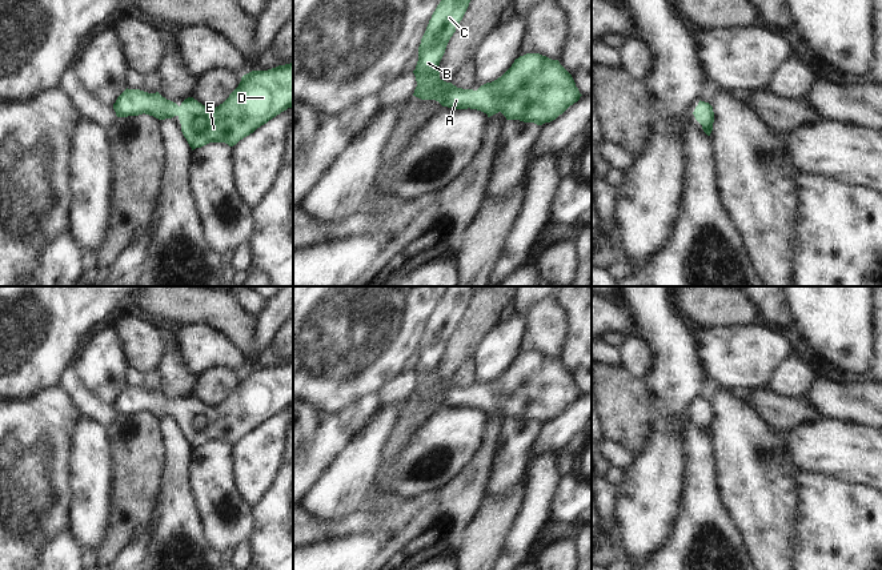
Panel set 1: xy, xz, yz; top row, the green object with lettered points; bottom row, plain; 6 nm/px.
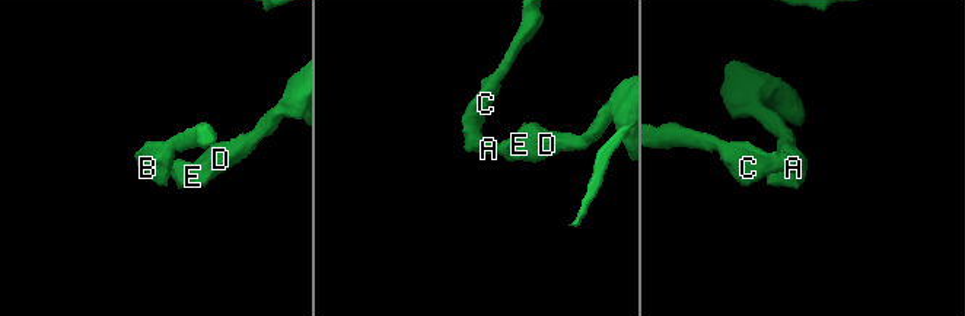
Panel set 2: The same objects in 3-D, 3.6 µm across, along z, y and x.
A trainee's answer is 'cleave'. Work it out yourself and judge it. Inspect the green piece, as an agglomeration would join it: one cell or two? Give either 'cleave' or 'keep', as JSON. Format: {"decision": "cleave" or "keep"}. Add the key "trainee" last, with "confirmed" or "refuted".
{"decision": "keep", "trainee": "refuted"}

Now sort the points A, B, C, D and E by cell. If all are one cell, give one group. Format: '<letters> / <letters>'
A B C D E

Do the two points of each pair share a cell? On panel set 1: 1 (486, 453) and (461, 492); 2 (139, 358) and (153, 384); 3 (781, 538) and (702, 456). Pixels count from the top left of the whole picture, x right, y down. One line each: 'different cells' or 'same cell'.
1: same cell
2: different cells
3: different cells

